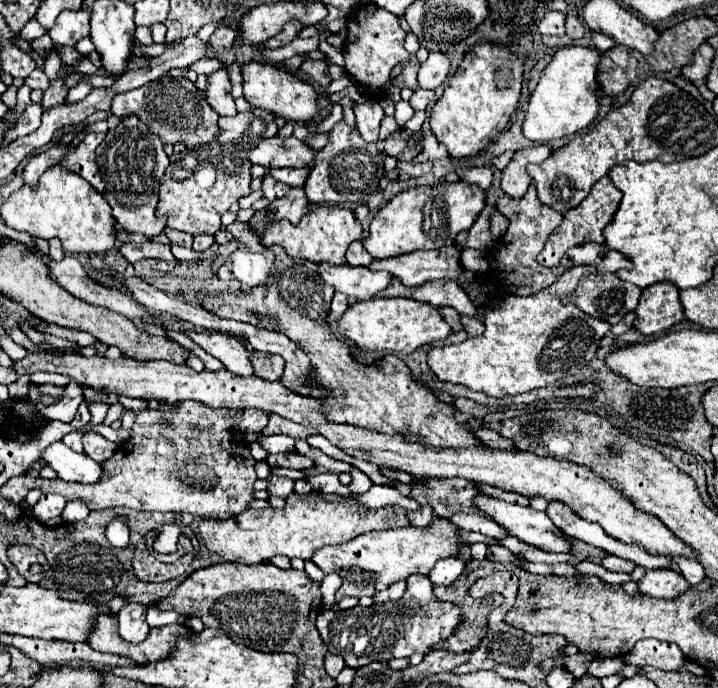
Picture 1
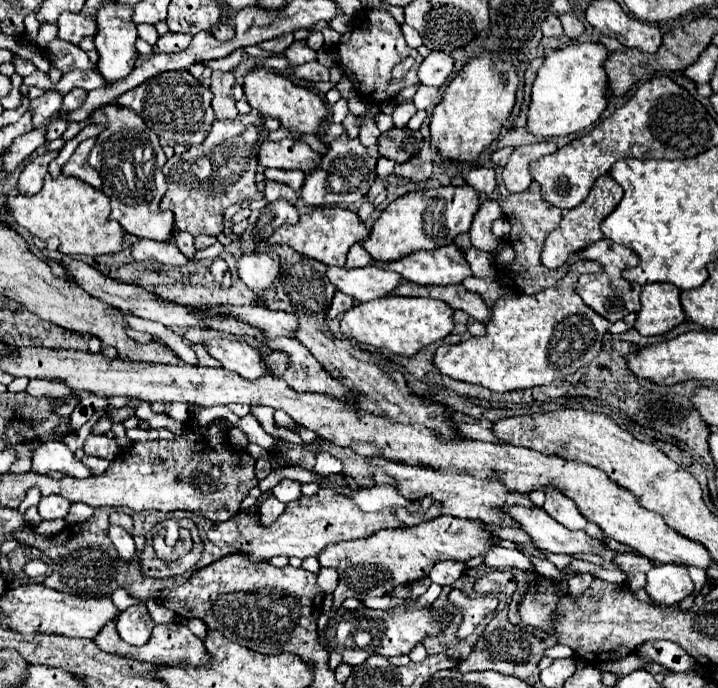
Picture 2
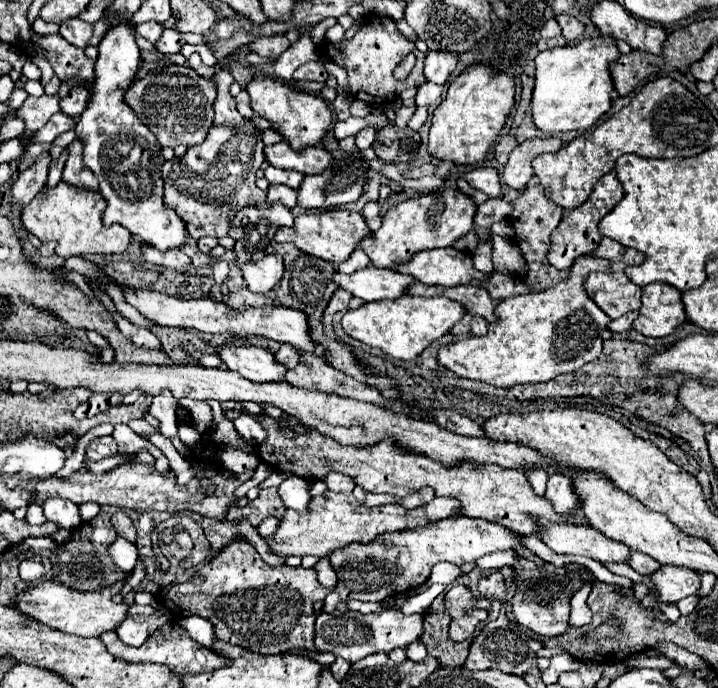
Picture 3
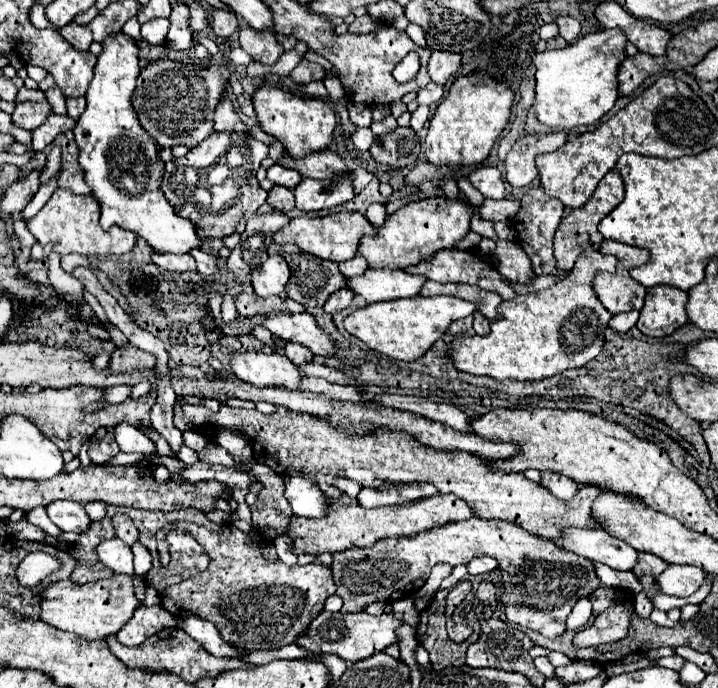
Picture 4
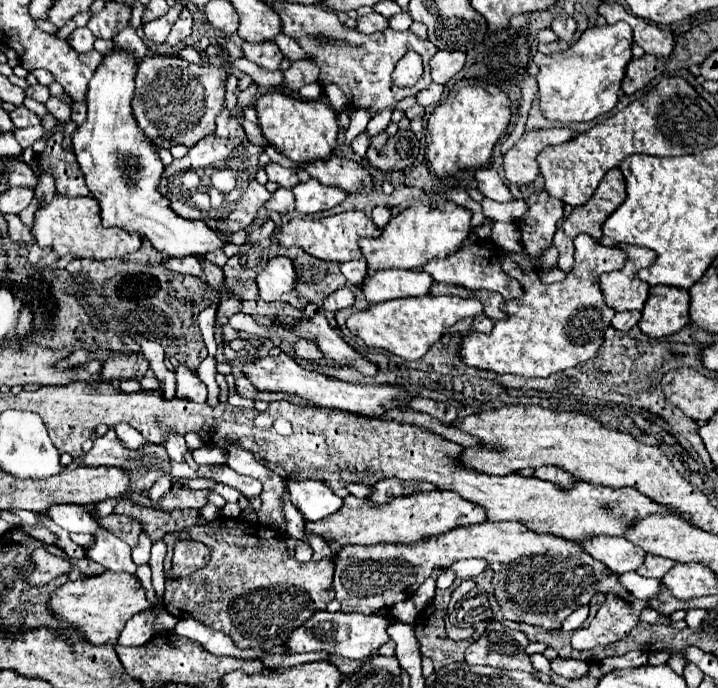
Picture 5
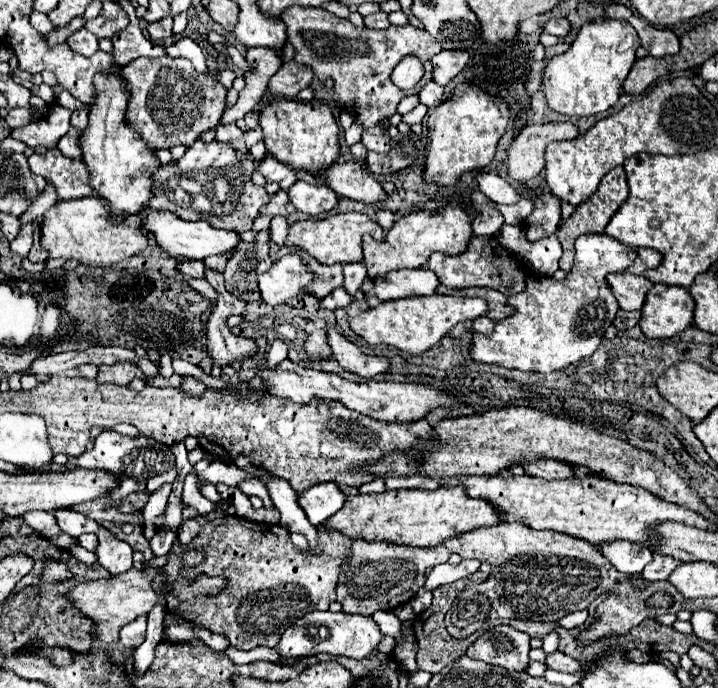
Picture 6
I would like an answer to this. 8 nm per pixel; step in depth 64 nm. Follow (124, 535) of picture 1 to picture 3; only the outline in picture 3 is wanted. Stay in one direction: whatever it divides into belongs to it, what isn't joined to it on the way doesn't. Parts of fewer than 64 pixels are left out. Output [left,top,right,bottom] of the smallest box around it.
[108,536,138,572]

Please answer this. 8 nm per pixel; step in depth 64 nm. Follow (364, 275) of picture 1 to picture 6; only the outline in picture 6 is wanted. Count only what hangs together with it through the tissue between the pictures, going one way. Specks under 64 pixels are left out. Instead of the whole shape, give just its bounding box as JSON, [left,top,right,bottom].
[368,268,440,302]

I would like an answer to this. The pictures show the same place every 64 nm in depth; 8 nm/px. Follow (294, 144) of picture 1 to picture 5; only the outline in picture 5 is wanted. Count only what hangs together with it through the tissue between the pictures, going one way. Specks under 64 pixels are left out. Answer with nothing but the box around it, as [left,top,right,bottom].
[302,156,372,192]

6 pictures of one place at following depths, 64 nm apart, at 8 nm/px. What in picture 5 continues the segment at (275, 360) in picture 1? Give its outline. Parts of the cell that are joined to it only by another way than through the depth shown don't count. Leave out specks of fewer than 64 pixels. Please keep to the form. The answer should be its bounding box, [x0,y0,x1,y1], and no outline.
[294,340,324,360]

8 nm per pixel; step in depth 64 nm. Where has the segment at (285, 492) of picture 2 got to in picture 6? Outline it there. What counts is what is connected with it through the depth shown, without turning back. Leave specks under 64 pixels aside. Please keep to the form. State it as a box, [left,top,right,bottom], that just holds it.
[298,482,346,526]

